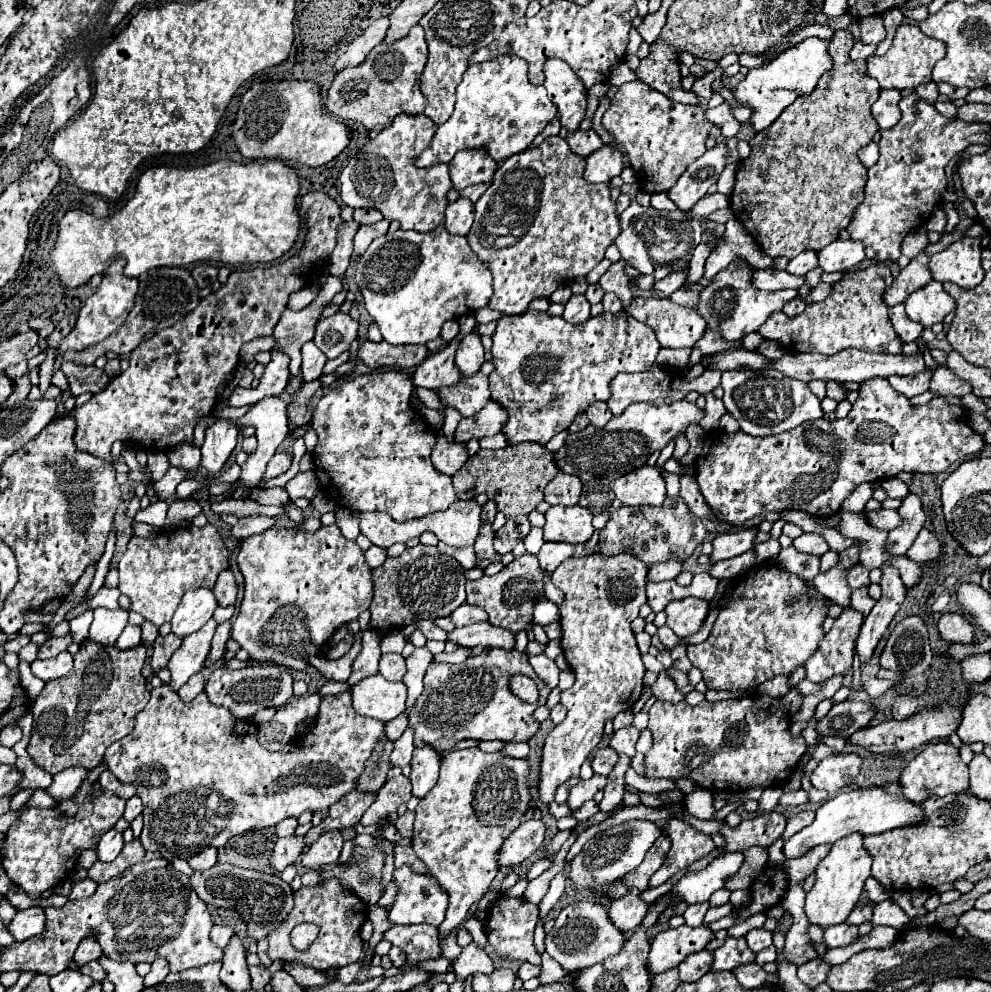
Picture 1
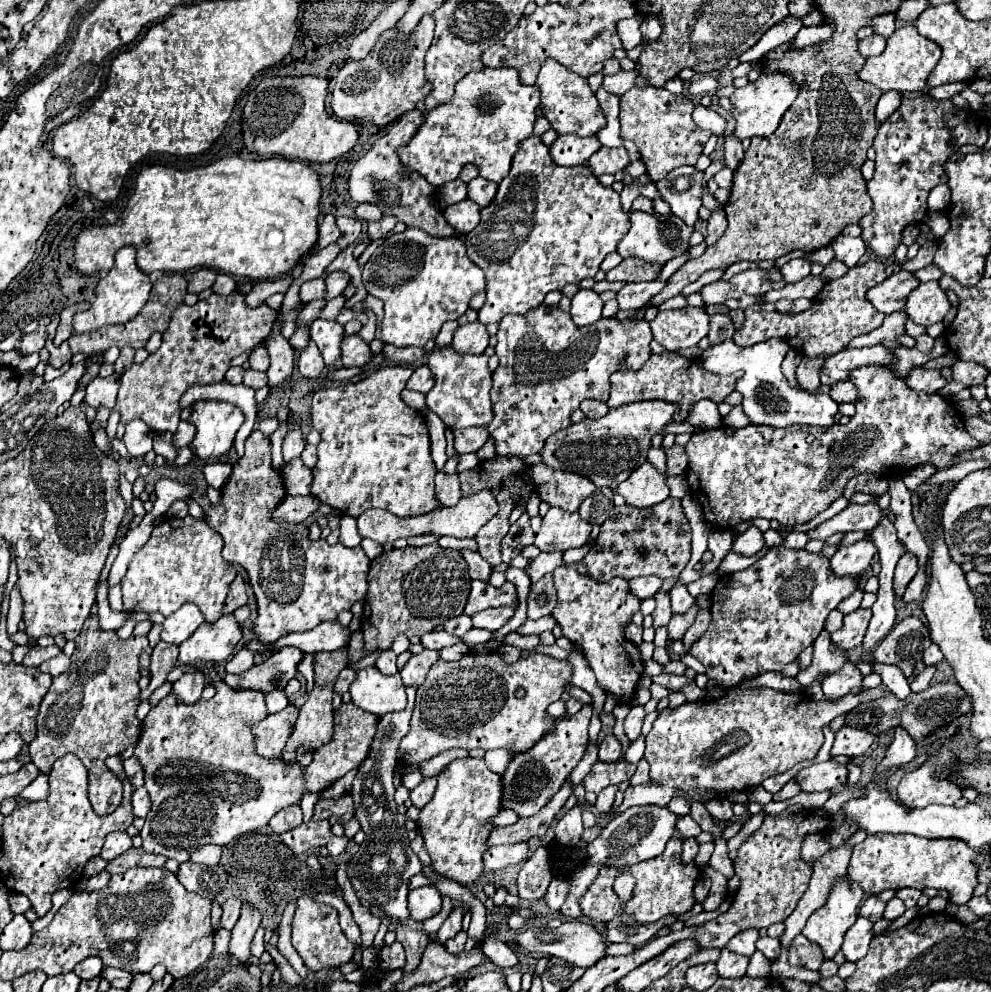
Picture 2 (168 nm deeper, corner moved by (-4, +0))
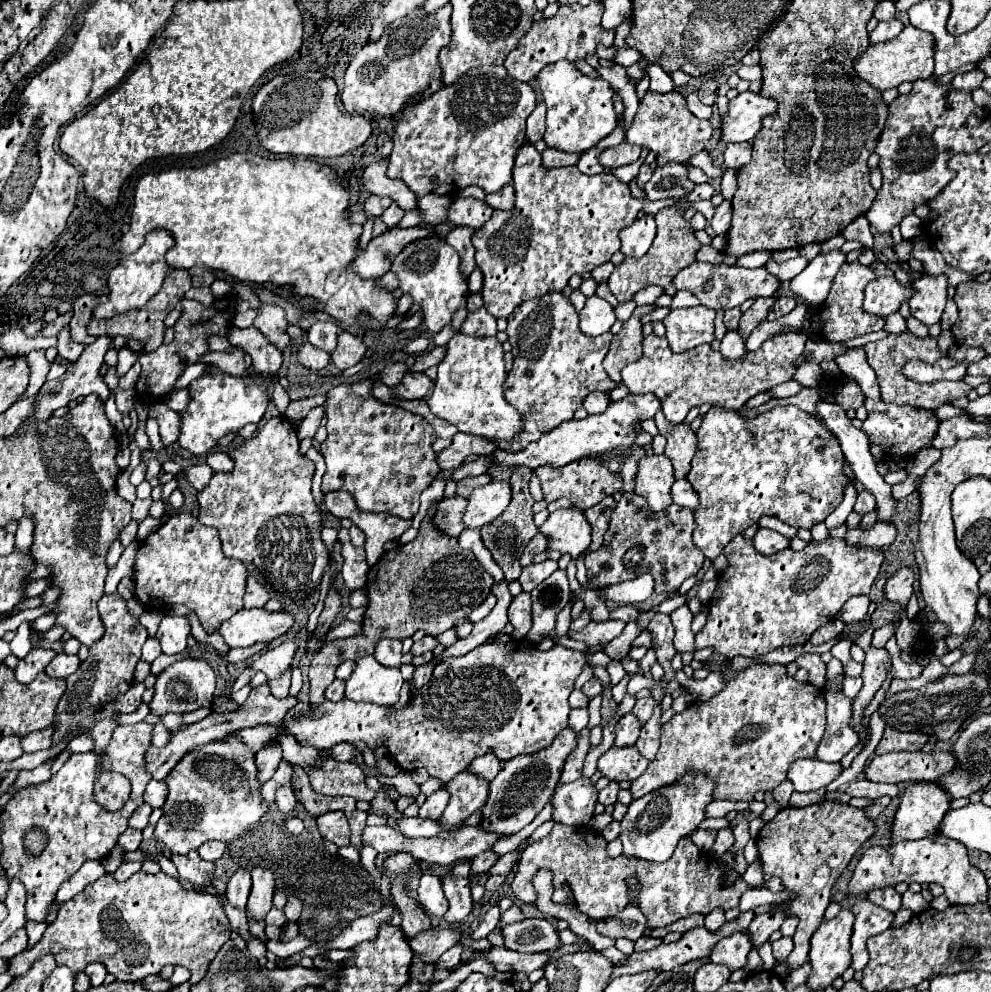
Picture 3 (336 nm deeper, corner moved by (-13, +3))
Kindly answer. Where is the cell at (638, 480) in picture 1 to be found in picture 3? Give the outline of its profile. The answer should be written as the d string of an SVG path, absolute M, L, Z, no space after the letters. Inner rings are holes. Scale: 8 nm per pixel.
M644 456L638 462L634 492L646 498L652 512L660 512L672 504L670 488L674 484L672 462L666 456Z

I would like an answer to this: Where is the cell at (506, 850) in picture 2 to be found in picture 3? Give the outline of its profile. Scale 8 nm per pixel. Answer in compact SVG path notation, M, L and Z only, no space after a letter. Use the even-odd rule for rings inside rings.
M486 850L482 854L478 854L474 860L472 860L472 870L470 870L470 876L472 874L480 874L480 872L486 872L494 866L494 862L498 860L498 856L492 852L492 850Z

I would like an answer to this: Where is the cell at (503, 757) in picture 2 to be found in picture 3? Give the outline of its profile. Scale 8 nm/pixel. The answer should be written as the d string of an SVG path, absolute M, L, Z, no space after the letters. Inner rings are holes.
M492 752L472 760L472 764L468 766L468 770L472 770L474 774L478 774L478 776L482 776L486 780L492 780L500 772L500 768L502 768L502 760L498 760L496 754L492 754Z

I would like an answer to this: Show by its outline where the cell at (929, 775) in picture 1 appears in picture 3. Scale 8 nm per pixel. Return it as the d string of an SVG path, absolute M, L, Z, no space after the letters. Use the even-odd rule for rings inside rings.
M914 782L902 798L892 826L892 842L920 840L938 832L944 812L950 808L952 798L936 782Z

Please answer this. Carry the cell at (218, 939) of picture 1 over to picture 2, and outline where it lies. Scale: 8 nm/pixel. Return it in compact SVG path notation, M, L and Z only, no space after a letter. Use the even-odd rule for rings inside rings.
M229 897L225 903L223 903L223 917L221 917L221 927L231 931L233 925L237 923L239 919L239 911L241 911L241 899L239 897Z

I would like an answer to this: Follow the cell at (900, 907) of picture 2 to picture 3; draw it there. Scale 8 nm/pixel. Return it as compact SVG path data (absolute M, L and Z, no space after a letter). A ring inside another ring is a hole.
M910 890L902 894L902 906L908 908L908 910L912 910L914 914L930 908L930 904L922 898L922 894L914 894L914 892L910 892Z

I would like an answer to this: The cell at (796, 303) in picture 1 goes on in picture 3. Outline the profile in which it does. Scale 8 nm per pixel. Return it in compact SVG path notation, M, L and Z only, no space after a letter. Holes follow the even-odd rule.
M778 296L774 306L768 310L768 320L778 320L780 316L788 314L796 306L796 300L790 296Z

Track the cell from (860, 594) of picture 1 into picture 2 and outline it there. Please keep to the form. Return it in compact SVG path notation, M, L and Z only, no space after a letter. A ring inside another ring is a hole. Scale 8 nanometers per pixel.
M857 609L843 617L843 627L835 633L831 633L831 645L835 649L851 651L853 647L861 645L867 625L871 619L871 609Z

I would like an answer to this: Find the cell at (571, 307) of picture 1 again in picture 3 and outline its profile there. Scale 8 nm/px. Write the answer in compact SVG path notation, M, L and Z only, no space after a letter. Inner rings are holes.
M590 296L580 310L580 330L588 336L600 336L616 322L614 308L600 296Z

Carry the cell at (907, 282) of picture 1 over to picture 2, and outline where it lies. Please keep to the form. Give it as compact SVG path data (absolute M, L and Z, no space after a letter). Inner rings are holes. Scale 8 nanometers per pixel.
M899 271L887 277L883 283L871 287L867 291L867 299L879 313L889 315L905 309L905 299L917 285L919 281L913 277L913 273Z

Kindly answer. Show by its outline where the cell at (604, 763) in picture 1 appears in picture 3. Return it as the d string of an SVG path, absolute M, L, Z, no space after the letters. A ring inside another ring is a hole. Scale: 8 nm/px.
M624 714L624 716L618 720L616 728L614 728L614 734L616 734L614 746L616 746L616 748L634 746L636 738L638 738L638 734L640 734L640 728L642 728L642 726L640 726L640 722L636 722L636 716L634 716L634 714Z

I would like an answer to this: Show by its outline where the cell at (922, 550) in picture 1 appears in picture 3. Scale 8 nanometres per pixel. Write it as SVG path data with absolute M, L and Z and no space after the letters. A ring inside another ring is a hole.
M902 566L894 576L888 578L888 582L884 586L886 598L892 600L892 602L896 602L896 604L900 604L900 608L902 608L902 622L906 622L906 612L904 610L906 610L906 604L908 604L908 600L912 596L914 576L916 576L914 568Z

